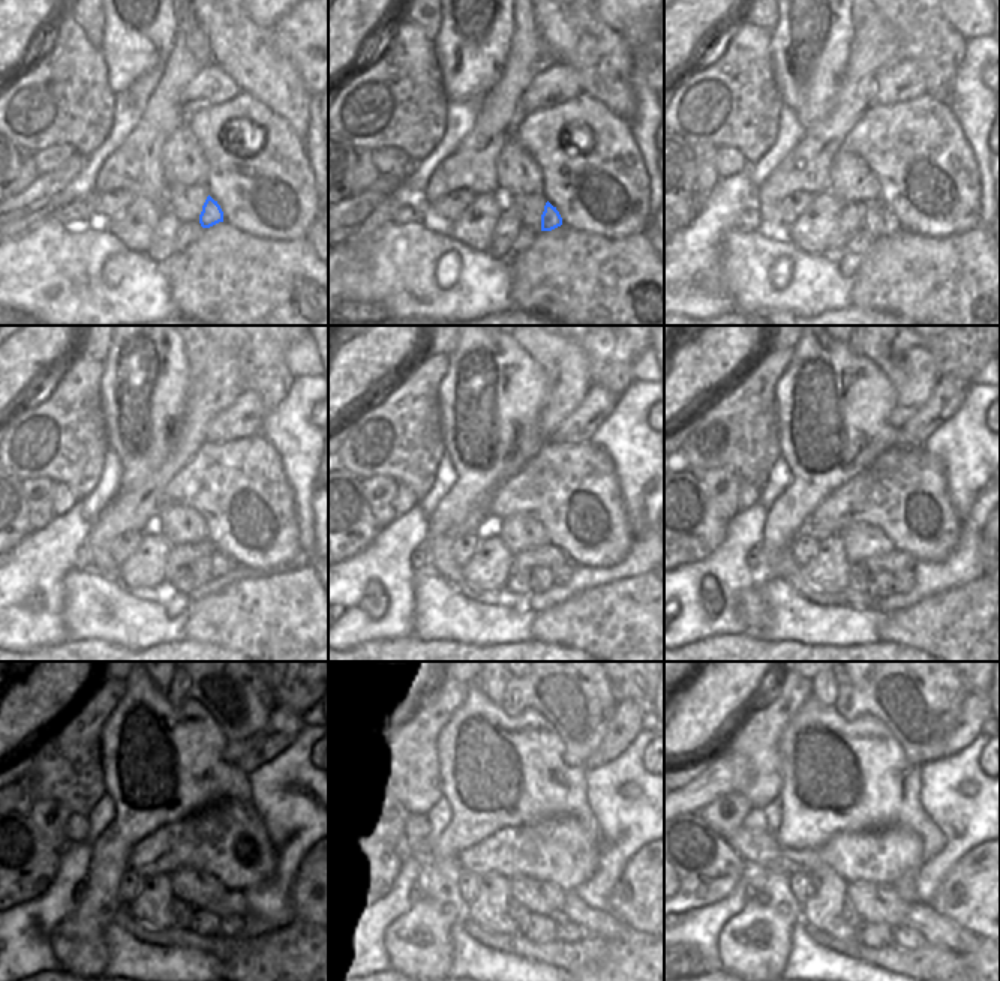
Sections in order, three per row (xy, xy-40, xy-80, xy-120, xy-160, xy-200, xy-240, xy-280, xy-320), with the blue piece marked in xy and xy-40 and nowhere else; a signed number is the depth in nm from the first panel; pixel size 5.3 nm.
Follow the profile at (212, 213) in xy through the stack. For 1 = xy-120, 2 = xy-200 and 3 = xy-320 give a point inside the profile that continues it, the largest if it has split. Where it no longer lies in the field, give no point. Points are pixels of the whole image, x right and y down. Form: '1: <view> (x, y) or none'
1: xy-120 (221, 564)
2: xy-200 (903, 582)
3: xy-320 (903, 936)

